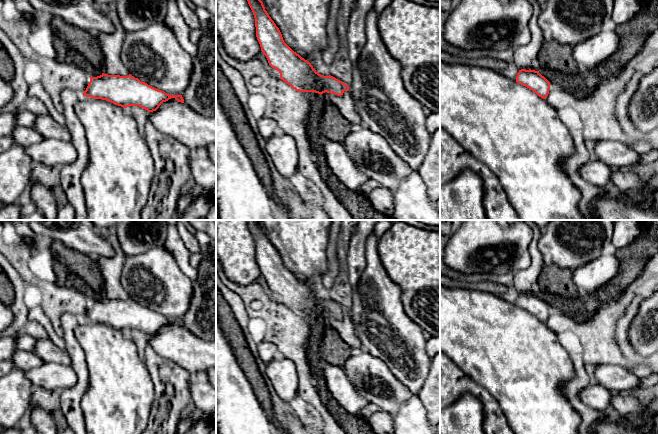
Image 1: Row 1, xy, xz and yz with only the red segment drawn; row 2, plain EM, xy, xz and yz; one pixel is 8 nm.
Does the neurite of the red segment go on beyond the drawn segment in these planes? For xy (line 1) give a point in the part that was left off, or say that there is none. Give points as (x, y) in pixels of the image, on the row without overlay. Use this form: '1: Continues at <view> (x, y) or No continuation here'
1: No continuation here

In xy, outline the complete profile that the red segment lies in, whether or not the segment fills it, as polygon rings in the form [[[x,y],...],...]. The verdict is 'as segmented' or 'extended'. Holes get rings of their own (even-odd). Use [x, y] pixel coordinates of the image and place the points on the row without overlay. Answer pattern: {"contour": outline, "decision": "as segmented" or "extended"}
{"contour": [[[102,297],[100,300],[90,301],[83,320],[106,324],[124,332],[139,330],[148,336],[156,335],[163,326],[171,322],[184,327],[182,319],[169,319],[131,298],[120,300]]], "decision": "as segmented"}

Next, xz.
{"contour": [[[246,220],[255,242],[256,261],[269,289],[280,297],[280,303],[299,316],[332,317],[337,320],[349,310],[335,301],[319,298],[310,286],[294,276],[283,264],[258,220]]], "decision": "as segmented"}

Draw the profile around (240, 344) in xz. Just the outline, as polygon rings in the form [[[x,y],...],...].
[[[216,288],[216,314],[224,335],[230,342],[237,362],[247,377],[254,394],[260,402],[271,423],[275,421],[272,412],[272,400],[265,379],[258,369],[258,365],[250,350],[250,340],[246,337],[239,323],[235,319],[231,308]]]

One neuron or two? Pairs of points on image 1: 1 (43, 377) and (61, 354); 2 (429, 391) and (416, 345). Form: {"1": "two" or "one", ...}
{"1": "two", "2": "two"}

